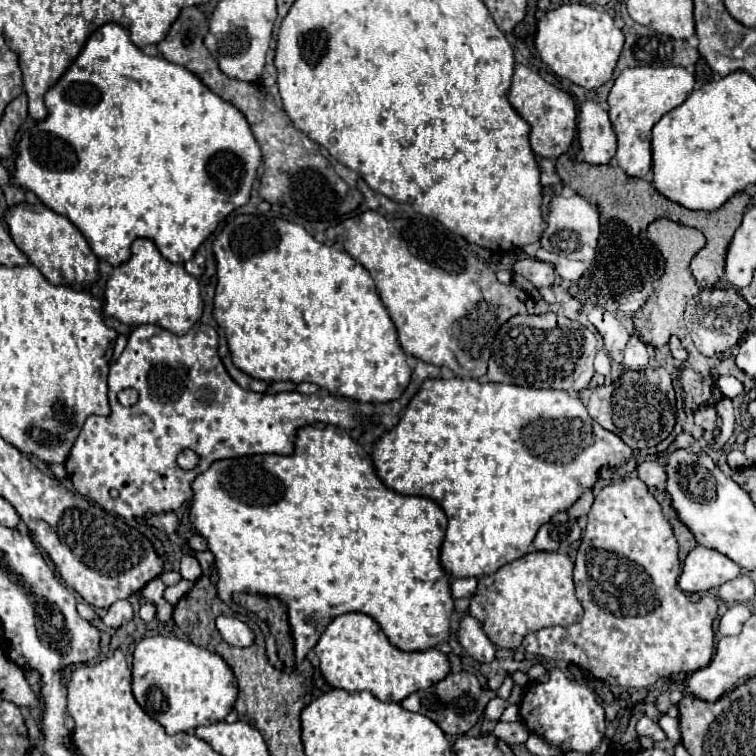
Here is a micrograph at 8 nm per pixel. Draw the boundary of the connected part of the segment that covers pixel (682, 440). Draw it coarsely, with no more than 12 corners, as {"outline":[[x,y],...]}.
{"outline":[[683,432],[668,447],[667,452],[689,448],[695,439]]}

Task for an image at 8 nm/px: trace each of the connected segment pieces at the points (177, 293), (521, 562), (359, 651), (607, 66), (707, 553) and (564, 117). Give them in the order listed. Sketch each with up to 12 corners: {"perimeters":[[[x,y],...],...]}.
{"perimeters":[[[150,239],[106,283],[104,313],[184,335],[198,279]],[[530,551],[478,579],[468,615],[518,649],[582,619],[568,555]],[[364,613],[314,651],[332,687],[400,703],[450,673],[436,647],[410,653]],[[582,3],[548,9],[536,51],[558,77],[598,89],[624,33]],[[696,545],[678,585],[708,591],[738,577],[742,567]],[[516,65],[508,101],[534,155],[558,159],[576,135],[566,91]]]}

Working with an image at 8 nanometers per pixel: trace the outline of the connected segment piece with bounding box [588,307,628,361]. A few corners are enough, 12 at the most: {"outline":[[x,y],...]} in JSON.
{"outline":[[602,307],[588,319],[600,331],[614,361],[622,361],[626,327]]}

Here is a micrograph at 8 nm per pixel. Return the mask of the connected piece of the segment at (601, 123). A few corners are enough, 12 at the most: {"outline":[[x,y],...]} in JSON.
{"outline":[[596,101],[580,107],[584,161],[604,165],[616,153],[608,113]]}

